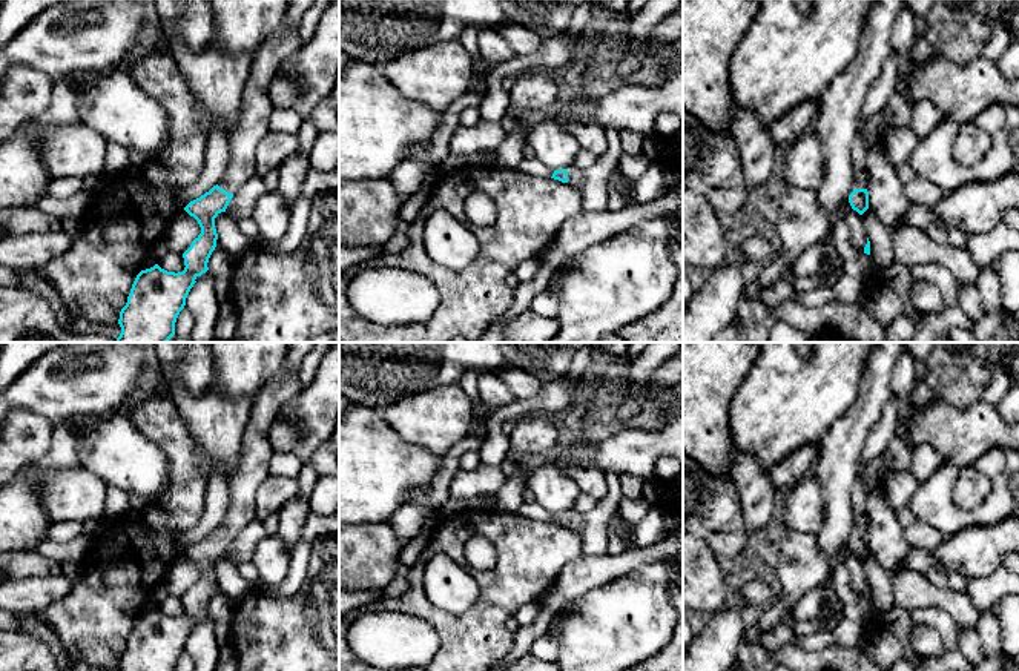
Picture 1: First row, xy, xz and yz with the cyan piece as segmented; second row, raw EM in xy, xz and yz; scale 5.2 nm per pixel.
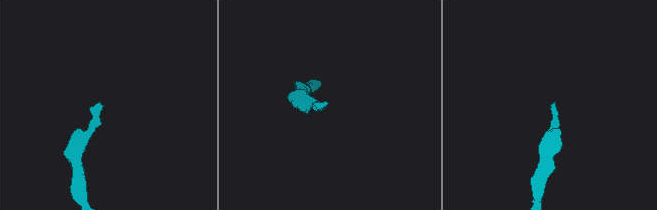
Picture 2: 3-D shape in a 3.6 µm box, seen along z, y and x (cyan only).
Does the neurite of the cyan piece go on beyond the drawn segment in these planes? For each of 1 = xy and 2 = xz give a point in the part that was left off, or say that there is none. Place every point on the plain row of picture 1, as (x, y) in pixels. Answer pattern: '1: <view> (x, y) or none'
1: xy (252, 470)
2: xz (574, 519)

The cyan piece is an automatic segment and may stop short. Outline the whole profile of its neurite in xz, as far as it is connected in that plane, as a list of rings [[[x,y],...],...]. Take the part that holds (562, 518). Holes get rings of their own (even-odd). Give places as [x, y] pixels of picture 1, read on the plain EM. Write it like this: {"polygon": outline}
{"polygon": [[[574,510],[569,513],[554,514],[551,522],[559,524],[562,527],[568,527],[569,530],[575,533],[580,533],[583,528],[583,516]]]}

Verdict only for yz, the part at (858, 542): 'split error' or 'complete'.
split error

